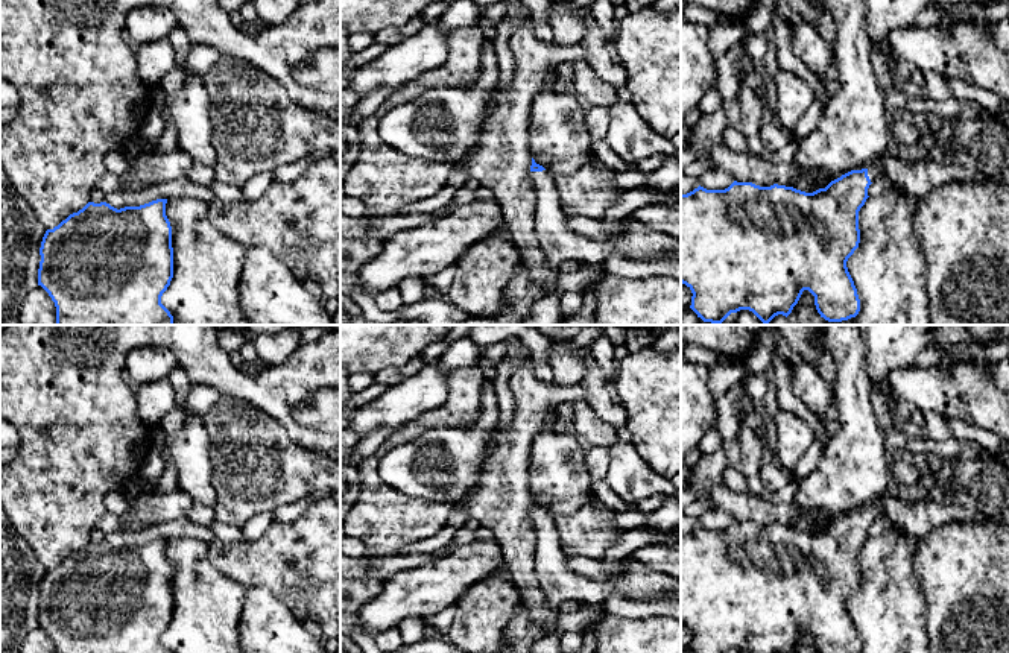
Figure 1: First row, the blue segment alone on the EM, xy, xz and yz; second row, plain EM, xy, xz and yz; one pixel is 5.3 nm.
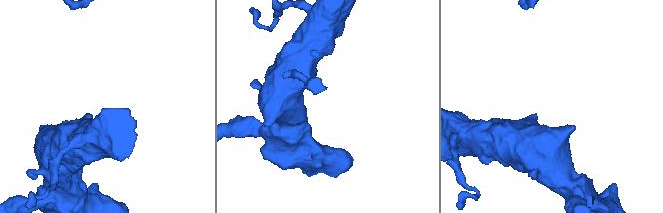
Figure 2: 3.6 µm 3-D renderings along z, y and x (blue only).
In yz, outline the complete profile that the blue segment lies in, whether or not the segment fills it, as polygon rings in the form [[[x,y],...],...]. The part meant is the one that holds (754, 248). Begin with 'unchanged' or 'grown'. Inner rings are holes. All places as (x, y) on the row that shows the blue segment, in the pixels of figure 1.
grown; [[[869,166],[813,193],[734,181],[725,190],[699,185],[681,194],[681,282],[693,293],[690,308],[713,325],[740,310],[752,311],[767,325],[778,314],[787,317],[808,290],[825,320],[856,317],[860,299],[846,261],[860,243],[859,211],[869,197],[869,185],[880,178]]]

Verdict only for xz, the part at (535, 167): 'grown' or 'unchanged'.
grown

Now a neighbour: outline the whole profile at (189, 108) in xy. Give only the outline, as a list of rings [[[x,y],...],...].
[[[185,65],[185,82],[179,91],[166,96],[166,103],[157,108],[161,115],[169,115],[176,128],[178,134],[178,149],[185,152],[193,162],[201,162],[208,167],[216,167],[217,152],[213,146],[213,125],[210,118],[210,96],[207,93],[207,85],[204,76],[193,76],[187,71]]]

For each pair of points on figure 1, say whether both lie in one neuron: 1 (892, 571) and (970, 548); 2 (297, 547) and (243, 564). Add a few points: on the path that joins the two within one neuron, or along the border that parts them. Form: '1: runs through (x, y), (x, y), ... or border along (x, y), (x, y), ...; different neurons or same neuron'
1: border along (917, 539), (914, 576), (926, 599); different neurons
2: runs through (283, 559), (257, 564); same neuron

